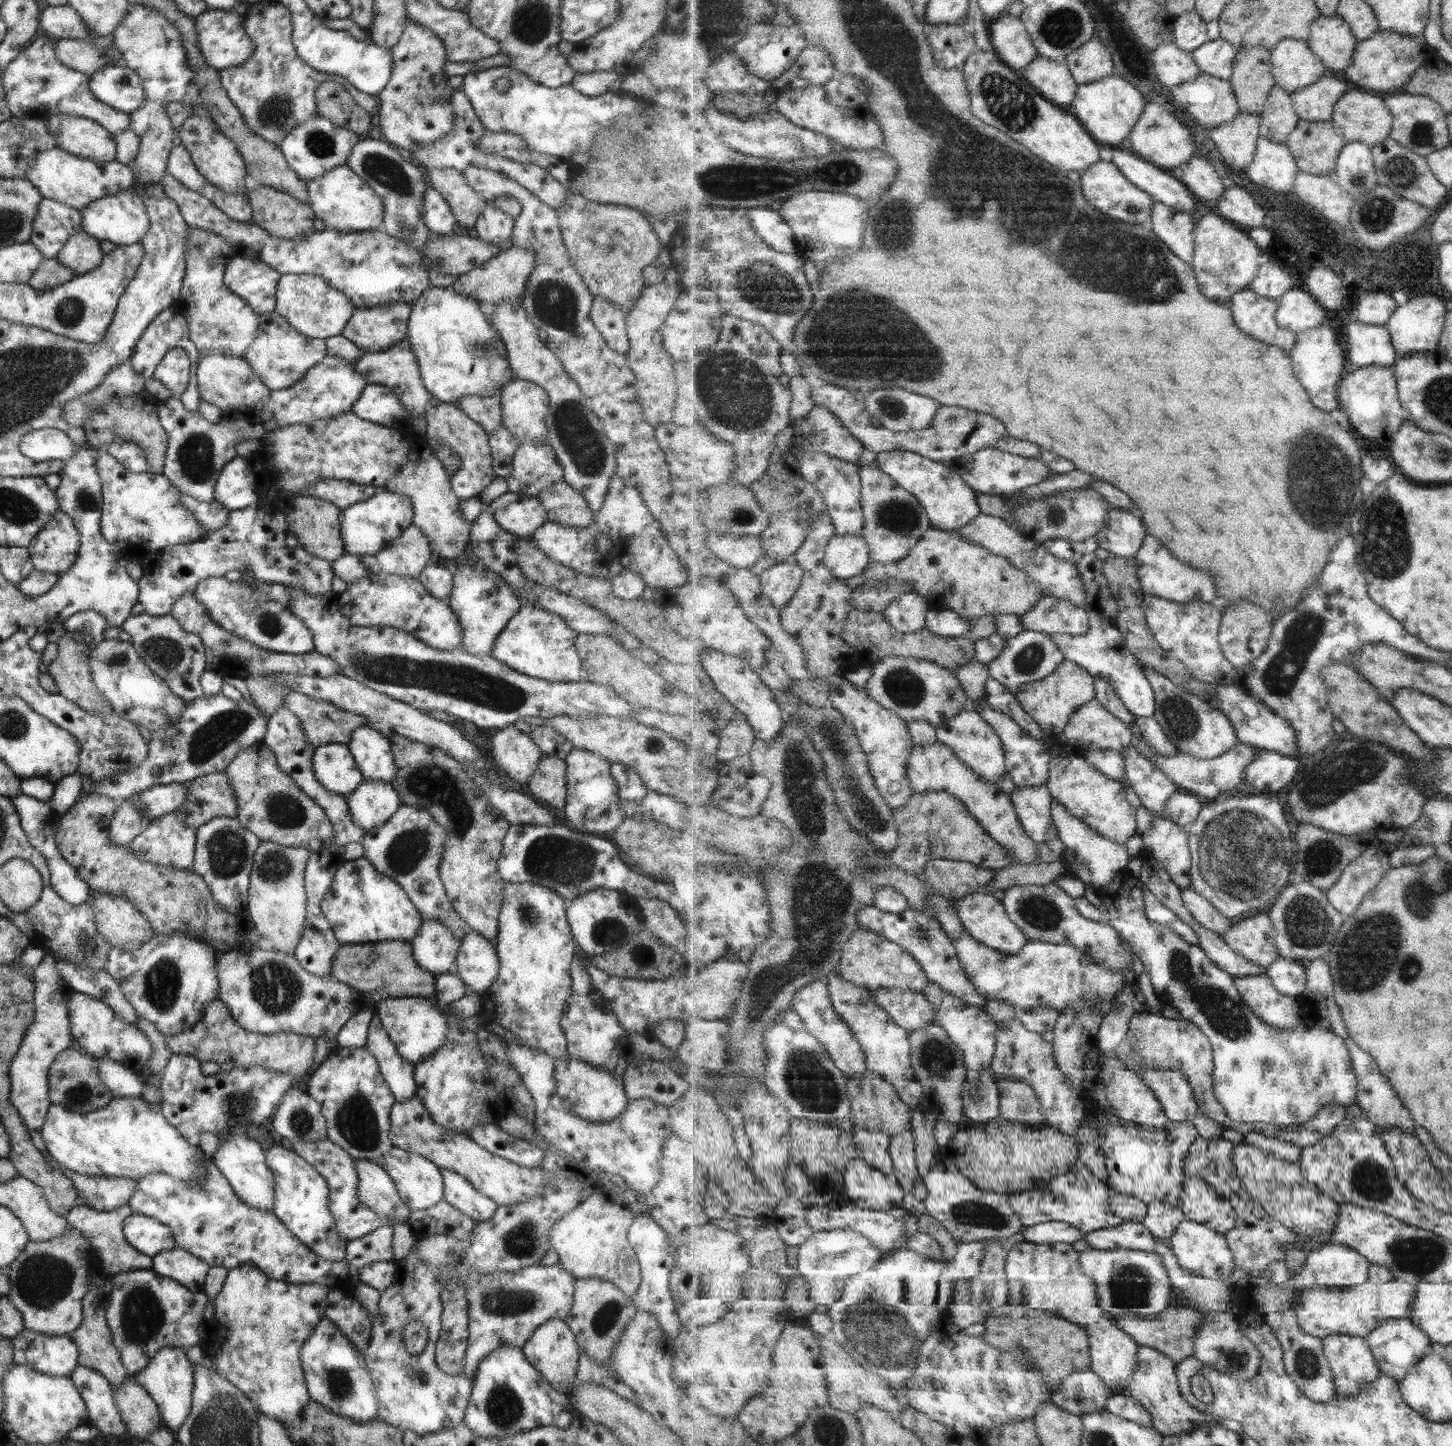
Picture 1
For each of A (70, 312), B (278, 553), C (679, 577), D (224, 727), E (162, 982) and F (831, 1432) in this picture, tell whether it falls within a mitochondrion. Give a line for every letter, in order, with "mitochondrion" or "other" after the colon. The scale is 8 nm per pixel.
A: mitochondrion
B: other
C: other
D: mitochondrion
E: mitochondrion
F: mitochondrion

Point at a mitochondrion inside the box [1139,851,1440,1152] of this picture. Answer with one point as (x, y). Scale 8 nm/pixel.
(1371, 950)

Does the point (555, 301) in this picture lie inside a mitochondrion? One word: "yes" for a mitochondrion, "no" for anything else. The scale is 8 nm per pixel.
yes

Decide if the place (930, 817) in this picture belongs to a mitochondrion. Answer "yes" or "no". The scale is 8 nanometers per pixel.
yes

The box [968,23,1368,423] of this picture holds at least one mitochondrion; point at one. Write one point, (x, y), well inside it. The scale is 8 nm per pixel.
(1006, 99)

